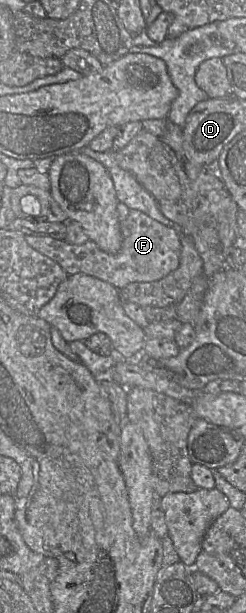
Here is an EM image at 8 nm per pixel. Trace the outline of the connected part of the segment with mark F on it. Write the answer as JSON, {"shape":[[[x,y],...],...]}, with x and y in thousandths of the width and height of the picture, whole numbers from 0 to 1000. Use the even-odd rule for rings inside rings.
{"shape":[[[528,341],[520,354],[488,362],[496,401],[472,414],[415,409],[374,392],[305,400],[203,385],[98,383],[98,388],[146,409],[232,427],[276,449],[341,445],[492,473],[545,460],[642,458],[724,437],[740,377],[720,370],[671,369],[565,343]]]}

